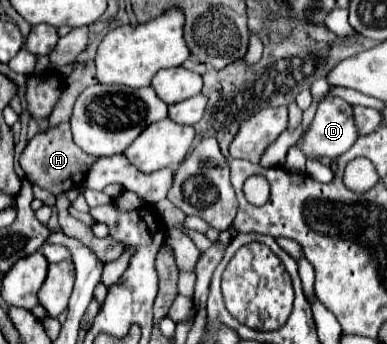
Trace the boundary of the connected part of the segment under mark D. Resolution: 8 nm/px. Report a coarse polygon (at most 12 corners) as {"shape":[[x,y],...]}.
{"shape":[[327,95],[299,147],[309,159],[337,159],[359,131],[351,105]]}

